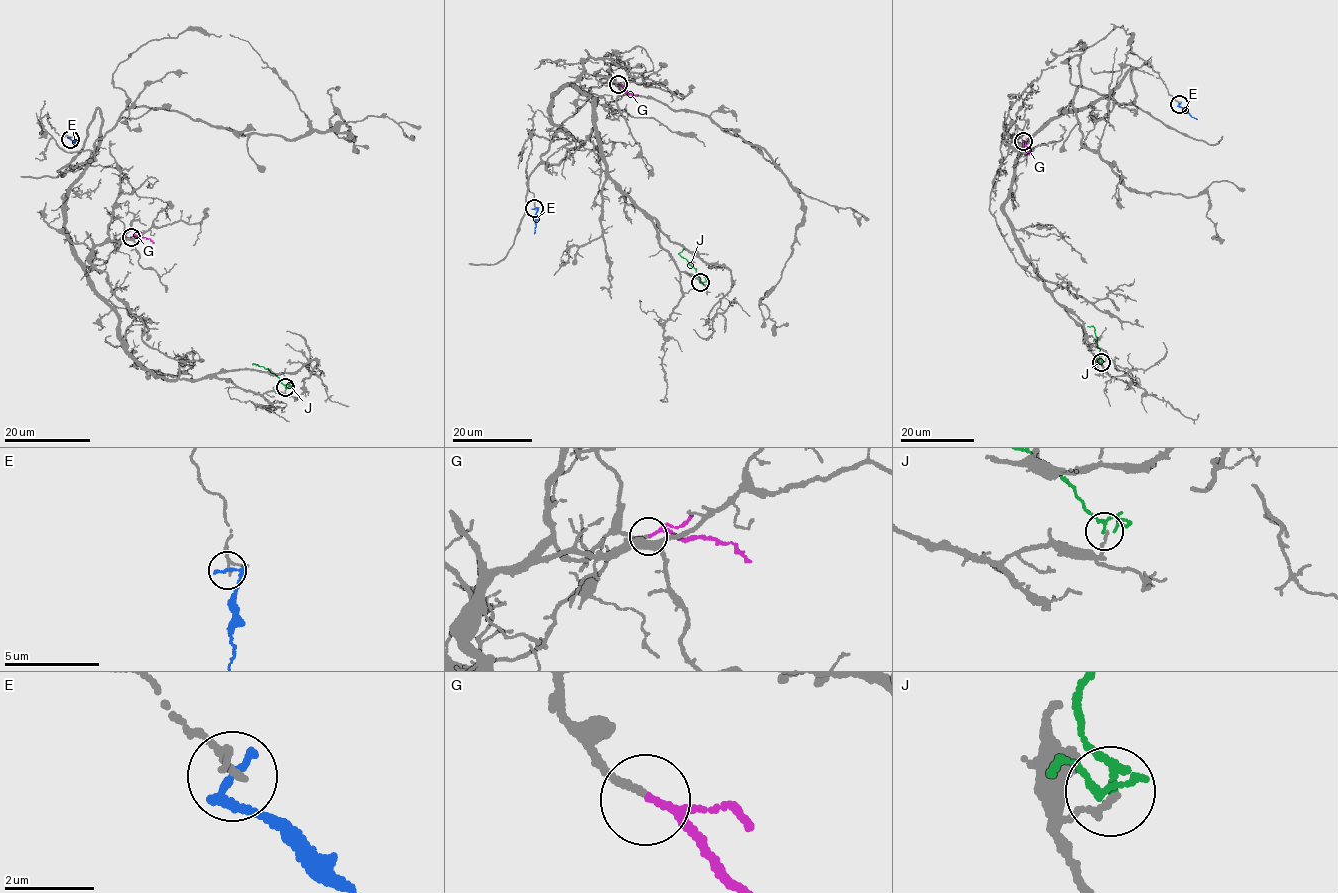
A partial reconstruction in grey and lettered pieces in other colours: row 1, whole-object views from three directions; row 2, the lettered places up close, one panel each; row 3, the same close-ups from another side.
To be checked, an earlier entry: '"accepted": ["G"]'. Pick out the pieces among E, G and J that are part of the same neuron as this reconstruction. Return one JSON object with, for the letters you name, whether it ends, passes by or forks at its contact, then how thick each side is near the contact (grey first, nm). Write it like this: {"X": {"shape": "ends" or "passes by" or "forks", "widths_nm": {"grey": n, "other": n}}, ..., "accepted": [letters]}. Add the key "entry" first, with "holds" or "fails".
{"entry": "holds", "G": {"shape": "passes by", "widths_nm": {"grey": 160, "other": 110}}, "accepted": ["G"]}

